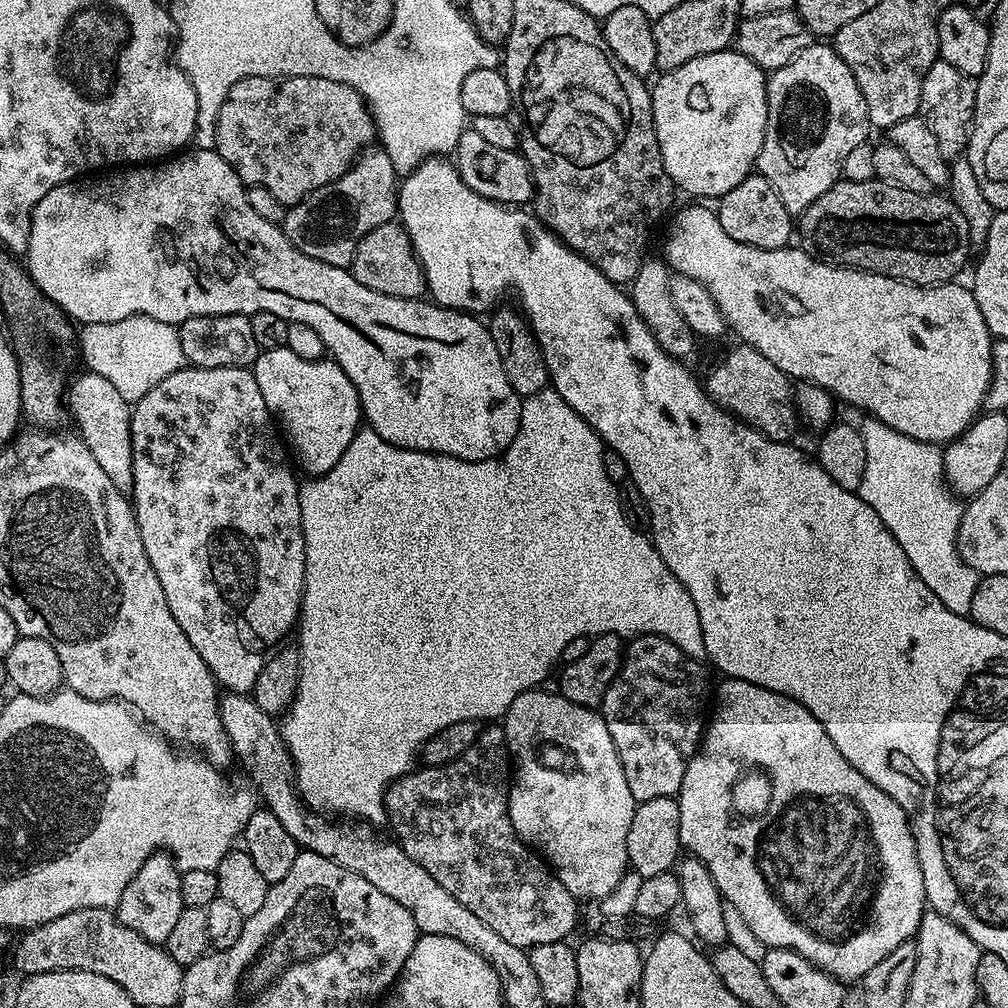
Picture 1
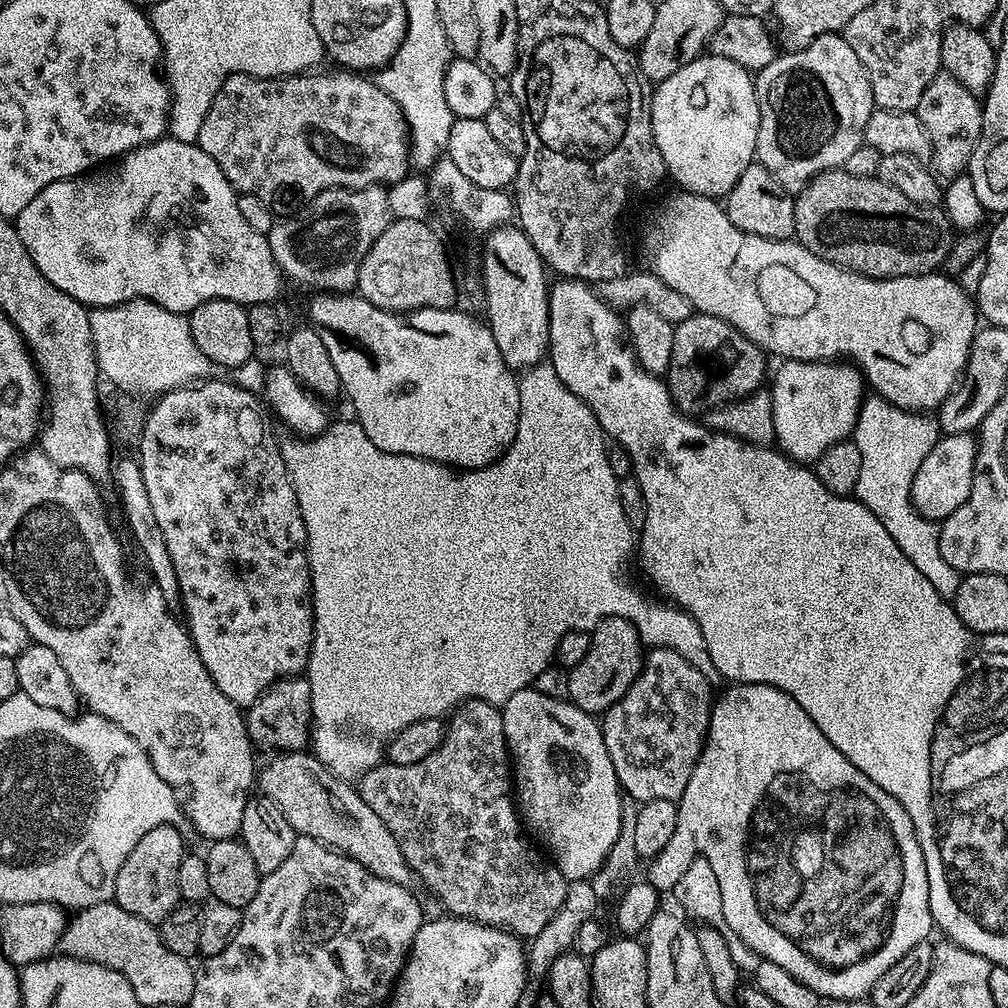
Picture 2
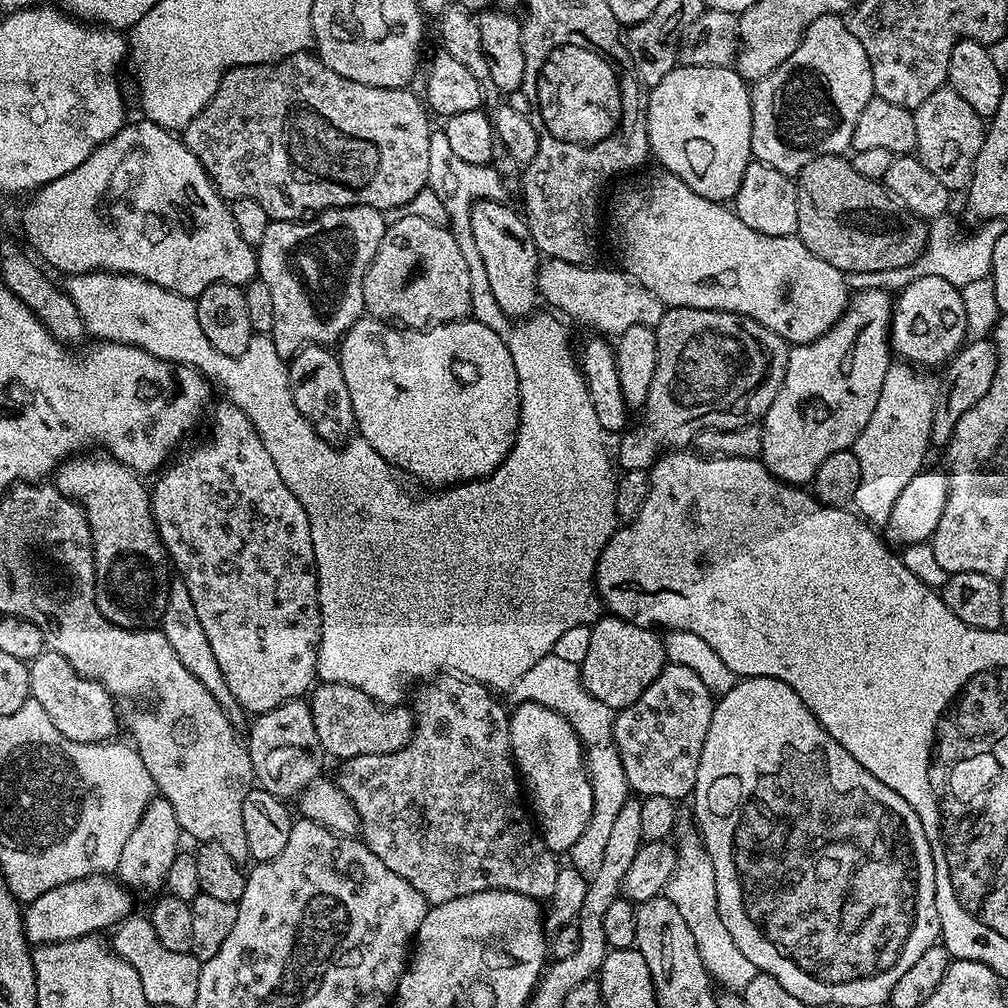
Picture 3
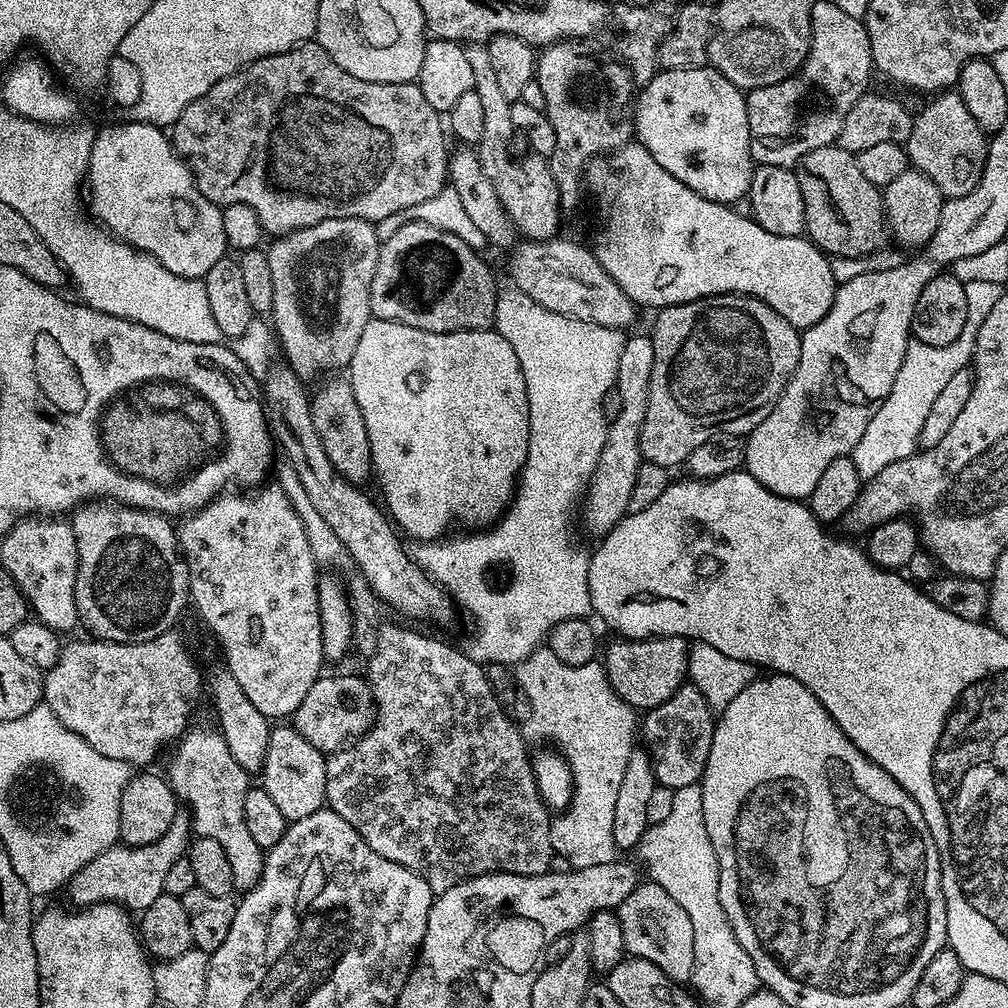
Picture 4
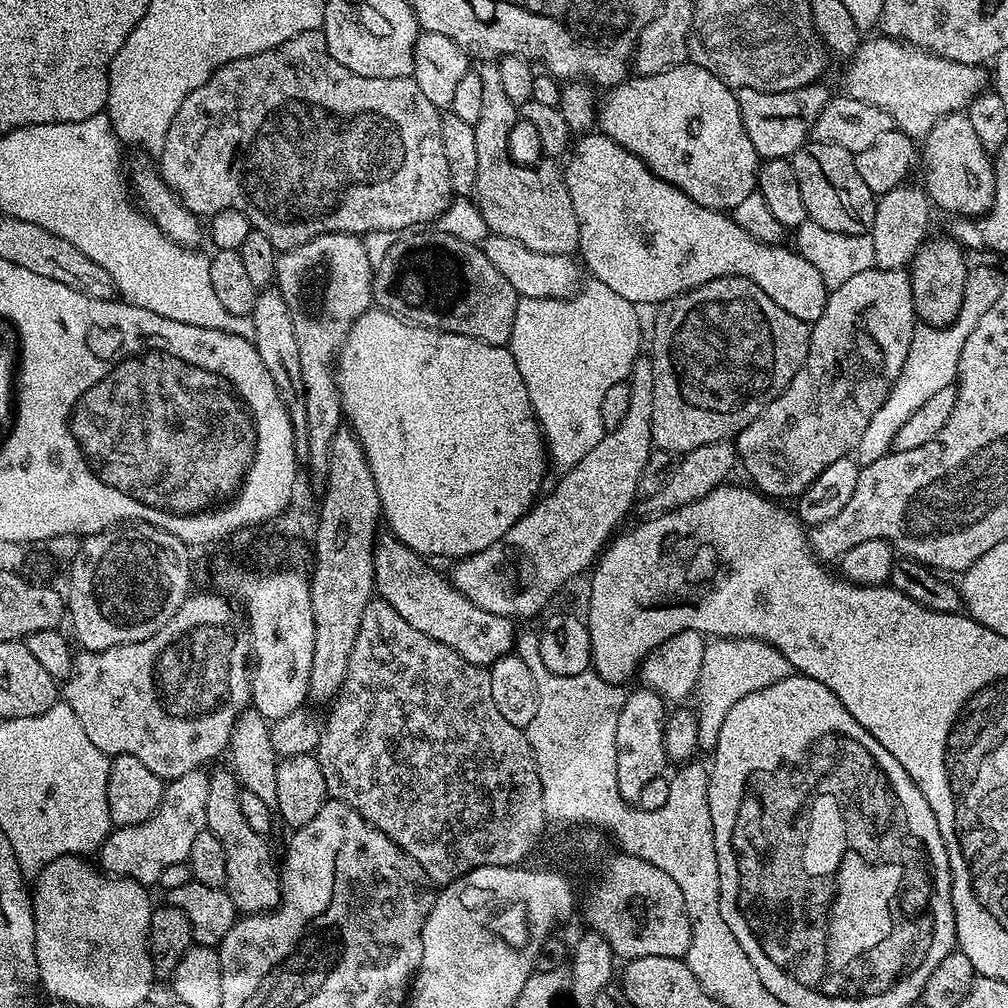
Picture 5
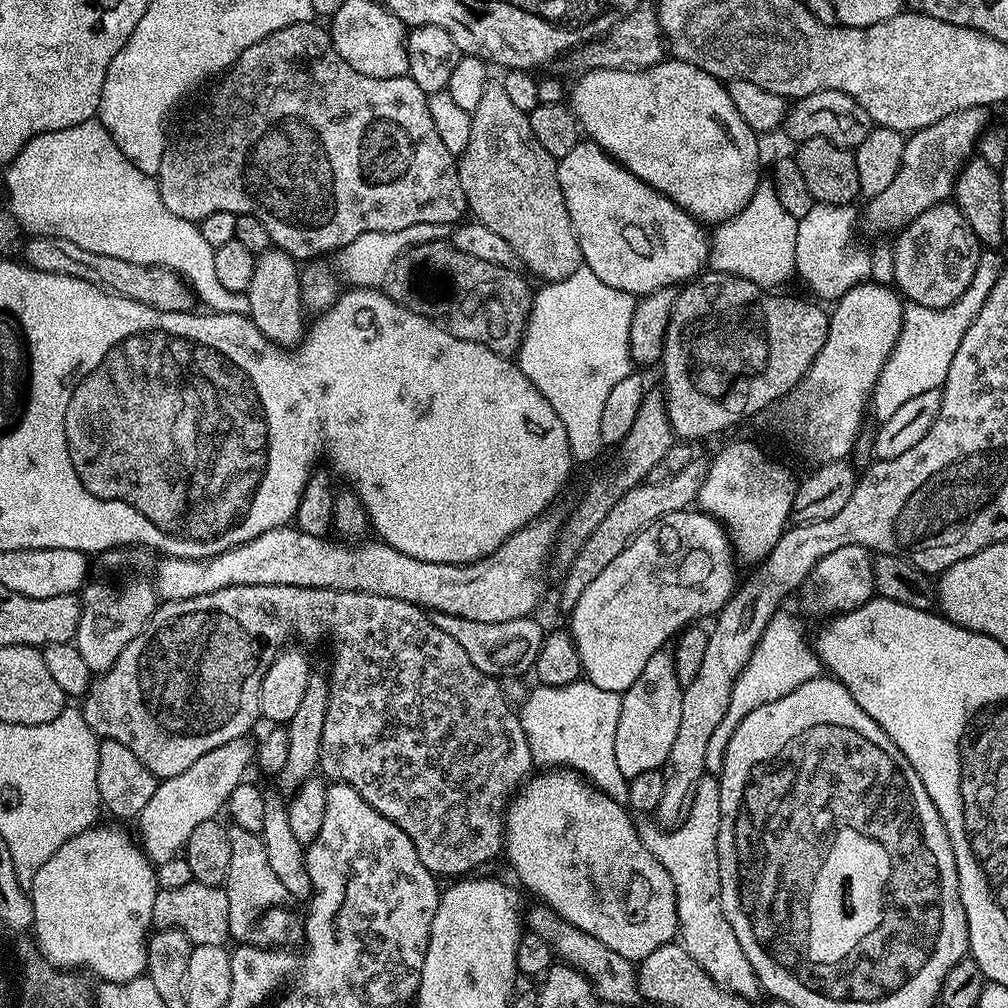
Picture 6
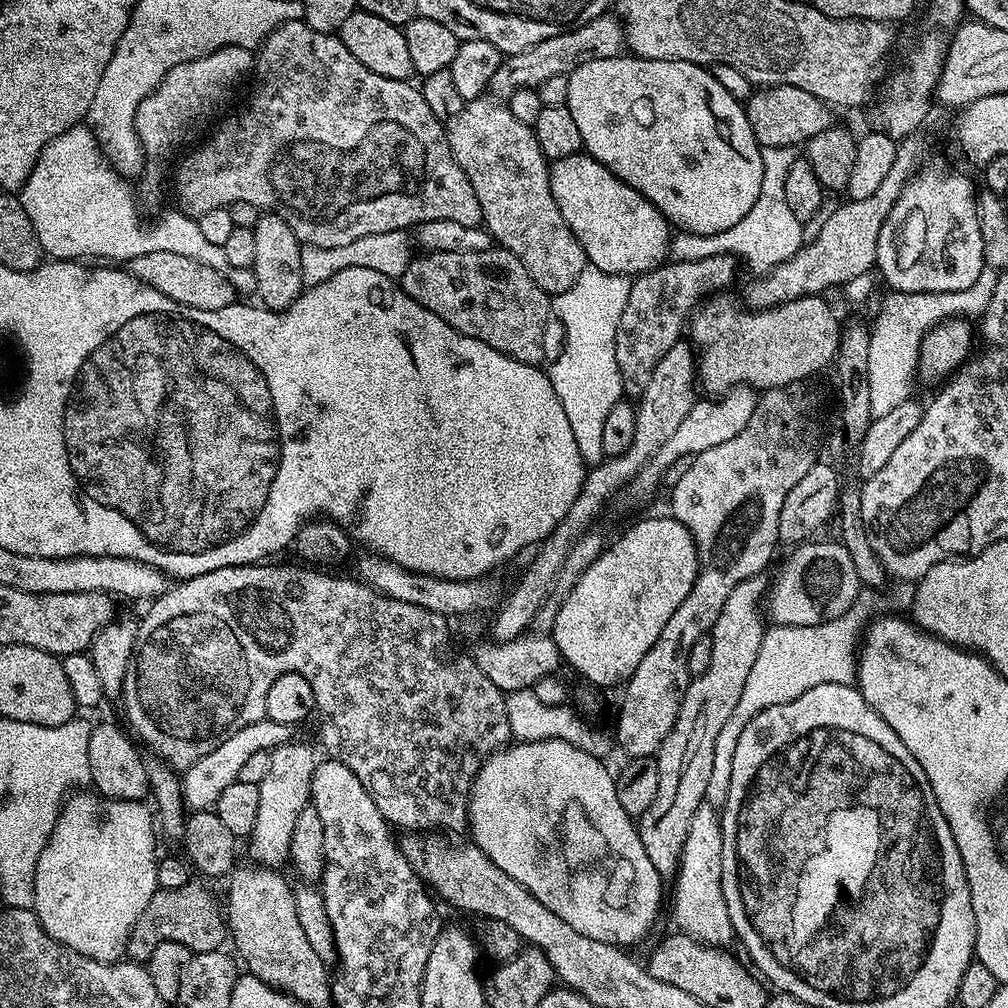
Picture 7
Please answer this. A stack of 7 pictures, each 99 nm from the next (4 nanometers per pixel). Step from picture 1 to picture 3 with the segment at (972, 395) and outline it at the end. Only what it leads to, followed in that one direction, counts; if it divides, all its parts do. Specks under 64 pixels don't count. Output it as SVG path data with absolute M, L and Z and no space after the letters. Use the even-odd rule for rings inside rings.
M655 171L638 177L629 188L622 189L612 208L612 236L624 263L621 264L623 271L633 280L646 286L646 290L668 308L737 312L774 330L774 334L792 346L814 342L838 322L850 299L845 273L810 254L799 236L758 234L758 230L750 230L731 207L694 194L694 190L672 172ZM923 276L918 278L914 282L910 282L902 291L895 297L894 307L892 310L892 331L890 333L890 343L892 345L892 351L901 361L907 362L913 366L924 366L920 364L940 364L952 359L957 352L960 351L962 345L966 340L966 306L964 305L964 299L960 293L960 289L950 286L950 282L946 282L946 278L930 278L929 276Z

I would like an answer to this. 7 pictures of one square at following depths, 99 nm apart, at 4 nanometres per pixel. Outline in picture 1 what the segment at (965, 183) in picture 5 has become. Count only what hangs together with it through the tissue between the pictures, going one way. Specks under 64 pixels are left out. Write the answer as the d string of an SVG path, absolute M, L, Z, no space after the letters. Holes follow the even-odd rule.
M936 59L926 70L926 78L922 78L922 94L920 95L919 116L930 126L934 138L942 154L949 158L965 155L968 139L972 133L974 118L974 102L976 101L976 80L962 74L962 70L954 70L950 62Z

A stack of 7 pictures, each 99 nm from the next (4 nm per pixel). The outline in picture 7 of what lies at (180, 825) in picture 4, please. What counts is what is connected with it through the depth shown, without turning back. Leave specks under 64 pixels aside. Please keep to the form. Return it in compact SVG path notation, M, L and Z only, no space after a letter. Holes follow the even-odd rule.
M267 718L258 722L250 722L250 726L242 726L238 734L230 734L222 746L214 746L210 754L198 758L194 766L183 769L182 783L184 785L184 802L192 810L212 810L218 802L218 794L226 790L235 780L240 779L243 764L254 754L266 752L280 744L289 743L293 739L293 725L274 722Z

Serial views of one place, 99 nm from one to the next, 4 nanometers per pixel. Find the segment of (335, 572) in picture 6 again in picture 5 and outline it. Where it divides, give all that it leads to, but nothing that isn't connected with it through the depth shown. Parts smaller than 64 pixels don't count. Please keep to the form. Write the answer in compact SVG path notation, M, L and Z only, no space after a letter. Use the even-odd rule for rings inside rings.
M651 355L637 356L626 386L630 390L630 398L622 422L611 425L610 430L597 439L594 450L590 450L590 454L586 454L582 462L567 469L561 475L564 477L553 486L552 492L545 491L532 505L532 509L521 520L514 522L514 526L510 526L510 530L506 530L506 534L502 534L498 542L494 542L486 550L457 559L453 563L456 565L450 571L450 583L459 592L466 594L466 598L470 598L474 606L482 606L482 610L495 616L539 617L545 611L543 608L555 598L556 591L567 580L574 579L579 572L587 573L597 563L598 557L621 527L619 524L623 522L624 515L631 510L632 503L638 500L638 478L642 478L642 470L654 451L654 366Z

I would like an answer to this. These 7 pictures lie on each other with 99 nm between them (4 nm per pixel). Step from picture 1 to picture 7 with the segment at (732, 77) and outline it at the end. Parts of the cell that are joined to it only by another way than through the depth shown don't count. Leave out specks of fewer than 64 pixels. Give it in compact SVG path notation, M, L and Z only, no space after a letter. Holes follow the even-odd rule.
M621 54L614 58L598 58L594 62L582 62L573 72L568 73L568 102L570 115L578 126L578 134L582 134L583 151L592 156L602 166L606 166L626 186L634 186L652 203L668 220L673 229L690 234L722 234L722 230L730 230L754 206L758 198L758 190L762 190L762 154L760 143L754 138L754 130L748 121L745 105L728 93L726 86L712 76L711 71L703 64L691 64L685 60L644 60L641 56Z

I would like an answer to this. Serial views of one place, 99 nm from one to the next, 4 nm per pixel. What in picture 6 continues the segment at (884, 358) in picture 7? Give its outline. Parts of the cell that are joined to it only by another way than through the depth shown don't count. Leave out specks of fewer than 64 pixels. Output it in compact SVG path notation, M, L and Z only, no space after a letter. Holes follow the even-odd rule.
M996 250L981 251L970 286L966 286L963 294L950 306L927 308L911 302L904 304L902 326L894 342L894 350L882 366L882 374L872 391L870 412L871 415L876 415L877 421L892 417L905 402L910 402L910 398L917 394L944 387L946 374L950 374L950 362L954 362L954 353L962 343L962 334L966 334L974 318L978 318L982 302L990 298L990 290L994 290L994 282L998 282L1006 266L1006 260L1003 260L1000 254Z

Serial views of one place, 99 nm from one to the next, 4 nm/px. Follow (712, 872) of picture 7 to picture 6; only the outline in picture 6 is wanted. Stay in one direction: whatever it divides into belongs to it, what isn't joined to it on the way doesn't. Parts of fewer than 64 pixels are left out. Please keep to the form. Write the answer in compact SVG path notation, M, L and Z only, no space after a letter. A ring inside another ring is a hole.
M705 774L696 783L694 802L690 814L671 830L661 830L655 823L640 824L638 831L642 842L662 862L666 874L674 882L676 909L678 910L679 943L718 982L718 986L735 992L747 1000L759 1001L762 996L760 980L754 974L754 966L742 954L742 946L734 935L734 926L722 910L720 897L720 867L718 866L718 830L720 829L720 782L715 775Z

